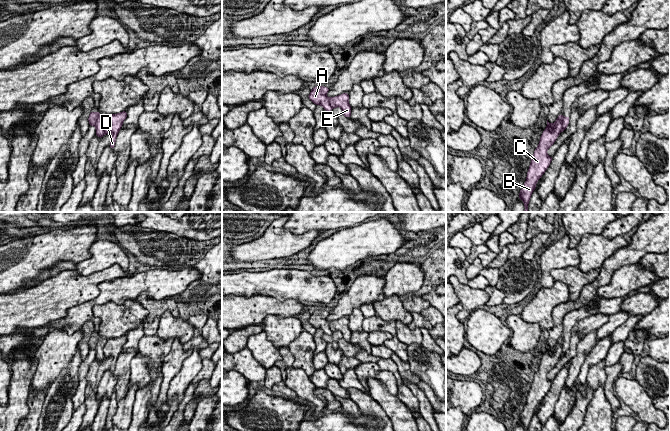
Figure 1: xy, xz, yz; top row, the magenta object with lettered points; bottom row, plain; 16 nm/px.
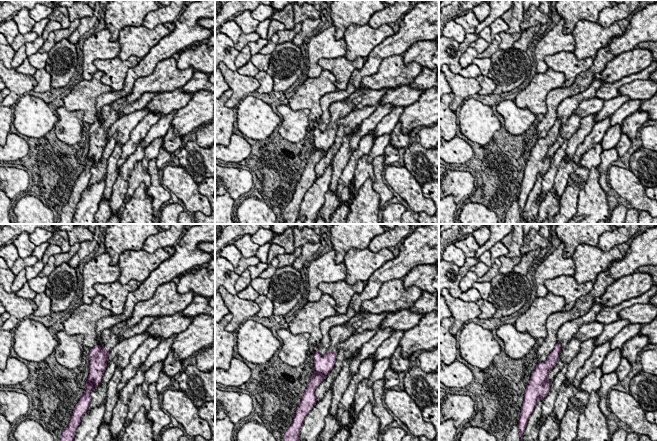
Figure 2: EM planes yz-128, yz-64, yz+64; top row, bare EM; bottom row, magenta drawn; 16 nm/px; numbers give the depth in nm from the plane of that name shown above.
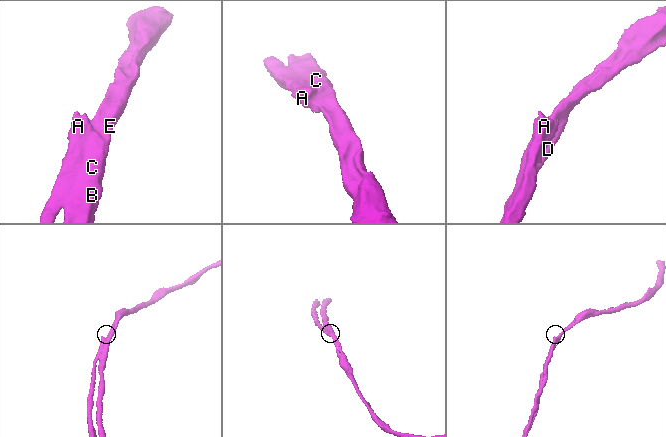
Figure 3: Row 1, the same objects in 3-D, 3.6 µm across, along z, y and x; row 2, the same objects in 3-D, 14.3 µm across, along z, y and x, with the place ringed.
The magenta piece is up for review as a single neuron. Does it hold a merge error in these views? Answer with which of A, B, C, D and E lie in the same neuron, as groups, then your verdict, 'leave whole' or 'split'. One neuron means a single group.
A / B C D E; split

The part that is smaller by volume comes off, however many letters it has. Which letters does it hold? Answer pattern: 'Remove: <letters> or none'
Remove: A

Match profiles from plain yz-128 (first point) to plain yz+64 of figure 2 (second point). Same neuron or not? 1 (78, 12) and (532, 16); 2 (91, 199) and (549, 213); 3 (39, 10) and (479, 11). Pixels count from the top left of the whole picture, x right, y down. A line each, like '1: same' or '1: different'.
1: same
2: different
3: same

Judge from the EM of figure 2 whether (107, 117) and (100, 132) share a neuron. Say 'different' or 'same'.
same

